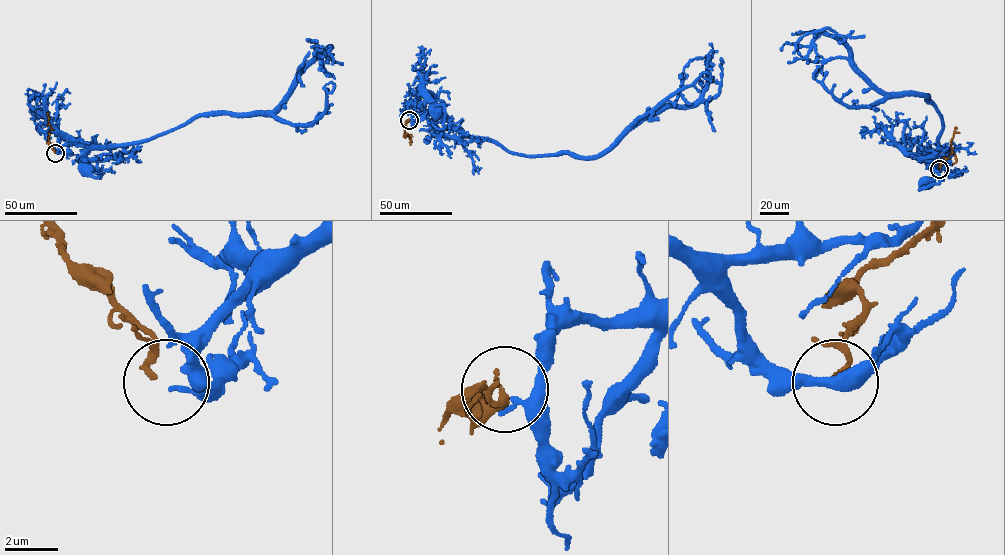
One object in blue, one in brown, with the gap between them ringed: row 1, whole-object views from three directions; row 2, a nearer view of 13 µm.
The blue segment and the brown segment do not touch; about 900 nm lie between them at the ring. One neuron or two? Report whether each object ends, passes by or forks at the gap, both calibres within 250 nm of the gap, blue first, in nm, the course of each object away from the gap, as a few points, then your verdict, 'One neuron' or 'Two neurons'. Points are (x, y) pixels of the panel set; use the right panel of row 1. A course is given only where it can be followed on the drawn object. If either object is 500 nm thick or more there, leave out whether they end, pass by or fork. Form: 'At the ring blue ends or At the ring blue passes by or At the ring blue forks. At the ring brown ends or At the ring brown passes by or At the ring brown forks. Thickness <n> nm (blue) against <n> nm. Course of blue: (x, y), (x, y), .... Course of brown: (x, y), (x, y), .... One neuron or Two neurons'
At the ring blue ends. At the ring brown ends. Thickness 280 nm (blue) against 200 nm. Course of blue: (940, 169), (921, 159), (932, 165), (943, 180), (920, 190), (924, 183). Course of brown: (939, 169), (951, 152), (955, 127). Two neurons

